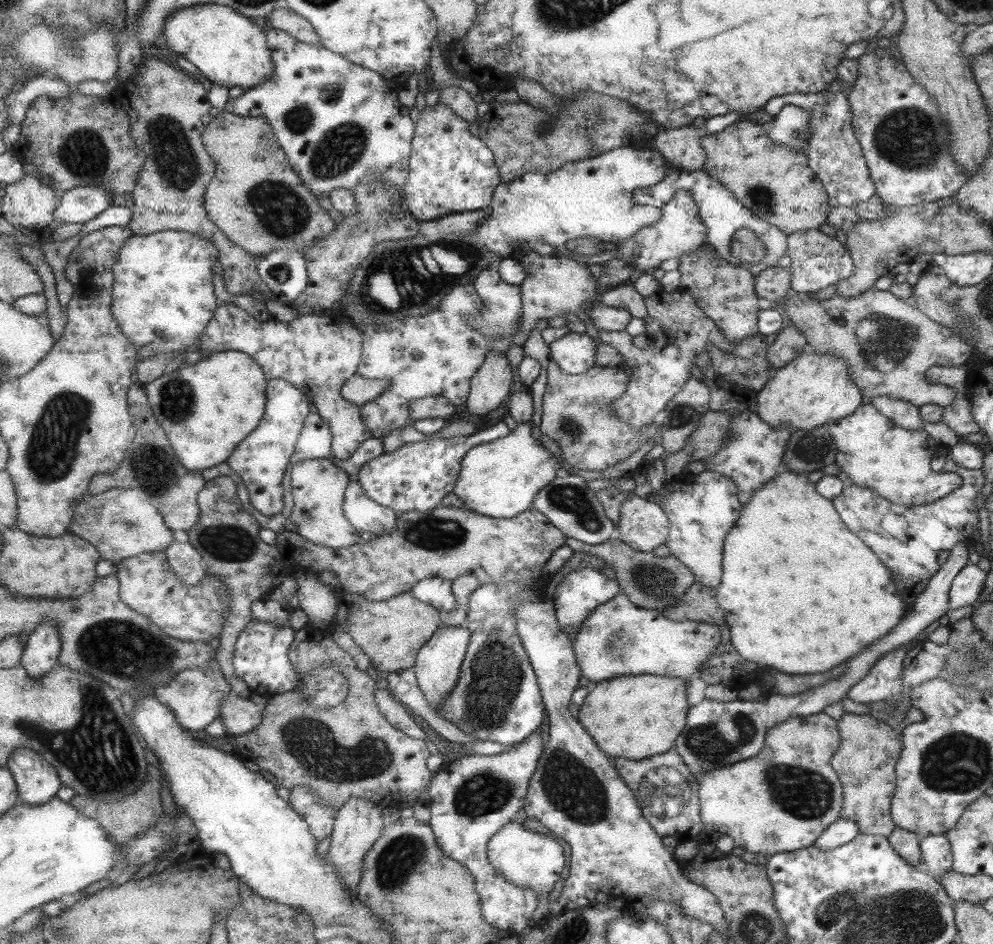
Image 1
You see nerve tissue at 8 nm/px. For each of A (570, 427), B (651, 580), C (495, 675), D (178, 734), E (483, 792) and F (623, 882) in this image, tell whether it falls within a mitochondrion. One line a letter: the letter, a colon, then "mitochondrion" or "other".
A: mitochondrion
B: mitochondrion
C: mitochondrion
D: other
E: mitochondrion
F: other

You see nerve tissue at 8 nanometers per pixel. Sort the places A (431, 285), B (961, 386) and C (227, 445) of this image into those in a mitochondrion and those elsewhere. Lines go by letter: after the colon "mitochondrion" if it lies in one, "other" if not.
A: other
B: other
C: other

